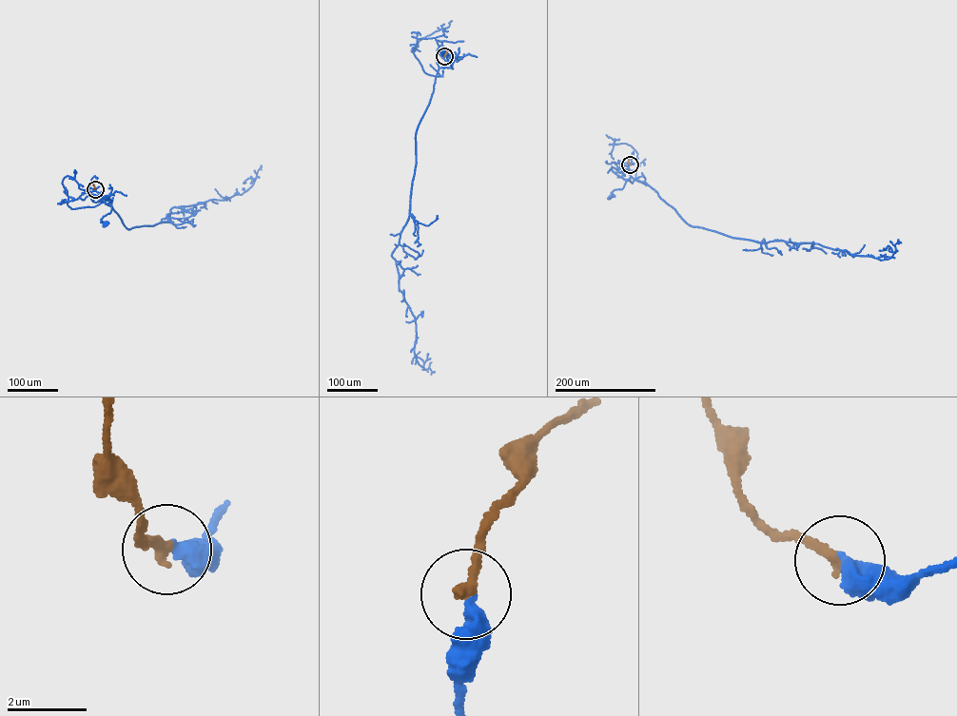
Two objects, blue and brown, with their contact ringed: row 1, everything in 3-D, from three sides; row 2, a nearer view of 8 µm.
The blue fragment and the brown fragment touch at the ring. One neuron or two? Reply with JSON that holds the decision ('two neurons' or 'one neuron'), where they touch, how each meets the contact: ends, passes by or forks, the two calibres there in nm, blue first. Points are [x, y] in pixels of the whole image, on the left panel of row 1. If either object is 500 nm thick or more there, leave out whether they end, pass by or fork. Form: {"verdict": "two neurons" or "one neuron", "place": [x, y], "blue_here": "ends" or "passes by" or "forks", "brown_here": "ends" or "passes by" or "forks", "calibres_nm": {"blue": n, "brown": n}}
{"verdict": "one neuron", "place": [95, 189], "blue_here": "ends", "brown_here": "ends", "calibres_nm": {"blue": 400, "brown": 280}}

